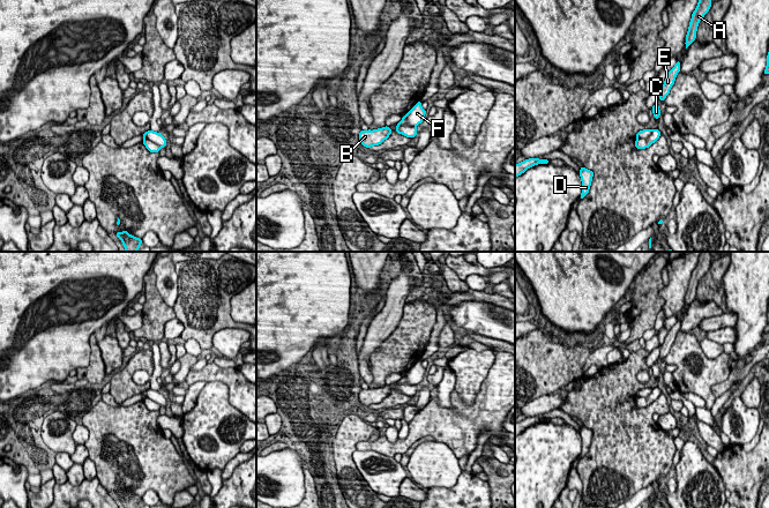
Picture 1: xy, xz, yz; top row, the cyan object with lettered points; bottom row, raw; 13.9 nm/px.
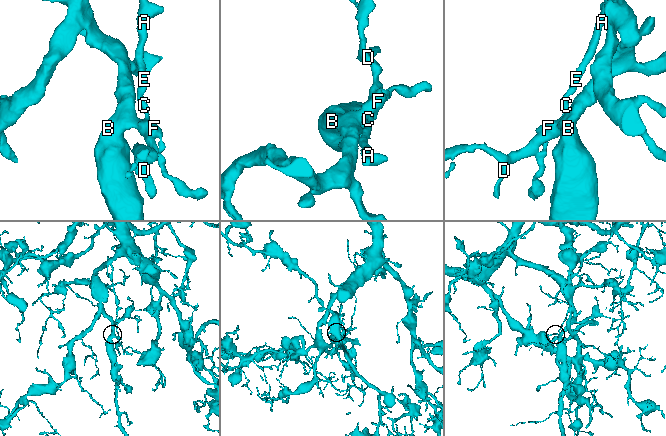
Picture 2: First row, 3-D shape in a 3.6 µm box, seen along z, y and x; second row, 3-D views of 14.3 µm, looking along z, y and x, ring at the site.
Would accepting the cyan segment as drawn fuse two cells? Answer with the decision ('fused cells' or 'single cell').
fused cells

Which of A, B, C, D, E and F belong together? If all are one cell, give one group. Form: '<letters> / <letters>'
A C E F / B D

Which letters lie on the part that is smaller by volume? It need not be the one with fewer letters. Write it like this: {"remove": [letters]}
{"remove": ["A", "C", "E", "F"]}

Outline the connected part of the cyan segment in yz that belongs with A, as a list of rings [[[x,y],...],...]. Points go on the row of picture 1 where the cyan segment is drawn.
[[[699,0],[696,9],[692,14],[688,31],[686,35],[686,48],[695,40],[699,22],[704,17],[711,7],[711,0]]]

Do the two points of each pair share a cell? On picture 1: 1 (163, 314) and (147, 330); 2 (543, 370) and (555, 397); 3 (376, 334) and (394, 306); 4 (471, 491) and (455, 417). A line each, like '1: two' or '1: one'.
1: one
2: two
3: one
4: two

